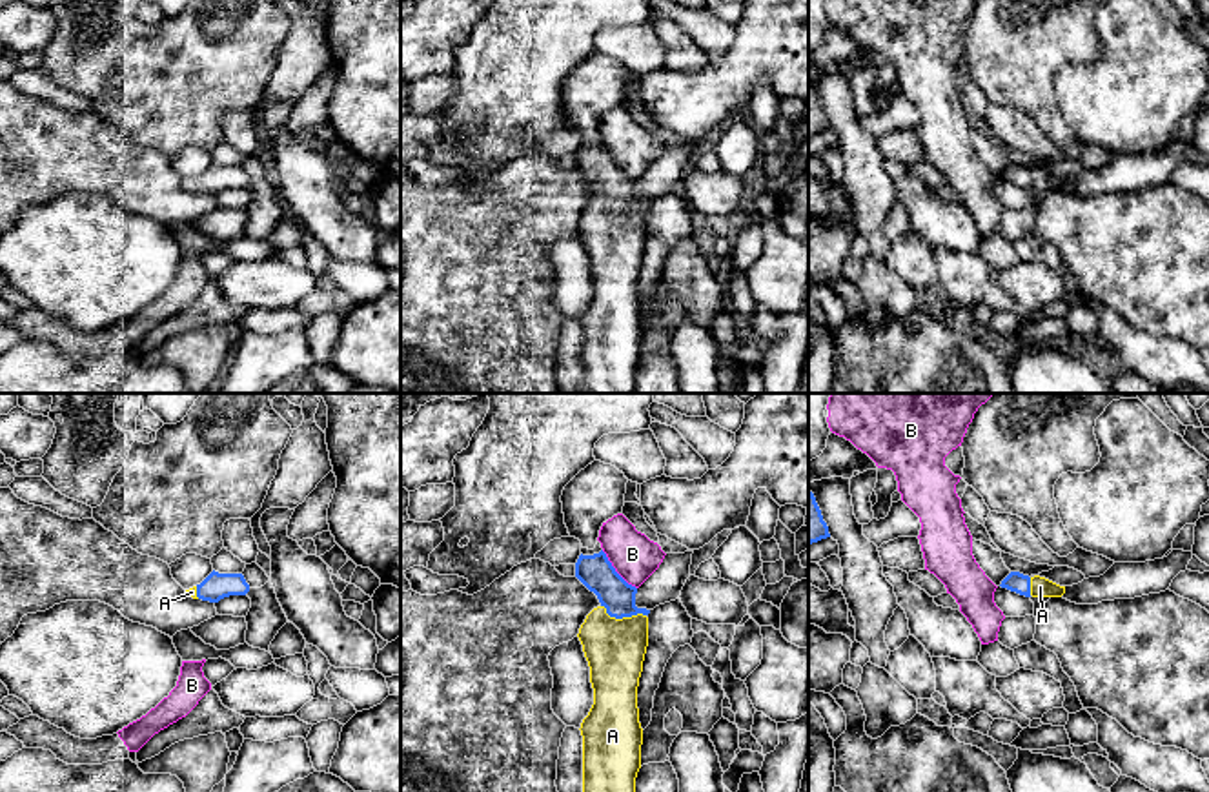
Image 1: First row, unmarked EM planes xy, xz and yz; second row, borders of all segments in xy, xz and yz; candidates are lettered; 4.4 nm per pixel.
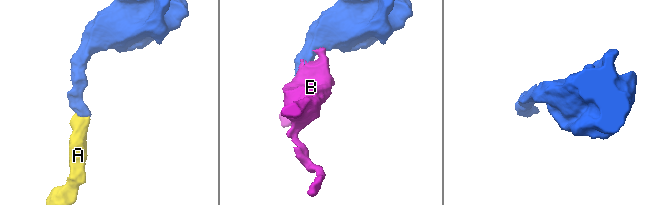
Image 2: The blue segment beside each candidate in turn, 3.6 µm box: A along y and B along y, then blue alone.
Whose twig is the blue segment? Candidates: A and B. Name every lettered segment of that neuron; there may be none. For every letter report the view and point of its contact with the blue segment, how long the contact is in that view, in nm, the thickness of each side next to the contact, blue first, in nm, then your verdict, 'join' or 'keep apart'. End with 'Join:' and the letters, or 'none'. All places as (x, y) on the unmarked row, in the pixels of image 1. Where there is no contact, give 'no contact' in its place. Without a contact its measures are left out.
A: xz (623, 208) | 200 nm | 160/260 nm | join
B: xz (614, 162) | 240 nm | 160/200 nm | keep apart
Join: A

